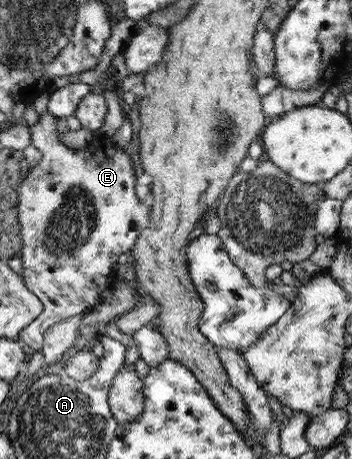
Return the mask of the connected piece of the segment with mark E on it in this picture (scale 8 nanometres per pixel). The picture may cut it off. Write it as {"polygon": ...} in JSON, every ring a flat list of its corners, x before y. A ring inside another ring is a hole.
{"polygon":[[50,112,44,113,38,123,31,127,33,144,43,153,42,162,33,167,17,189,18,214,24,239,20,257,25,266,23,275,45,304,45,311,28,326,21,335,22,341,36,351,42,352,47,340,47,333,54,326,68,319,88,314,104,302,104,293,116,286,118,260,122,254,132,251,136,238,150,226,150,208,136,198,134,182,136,174,132,168,132,156,113,140,96,140,88,150,66,146,60,138,60,130]]}

